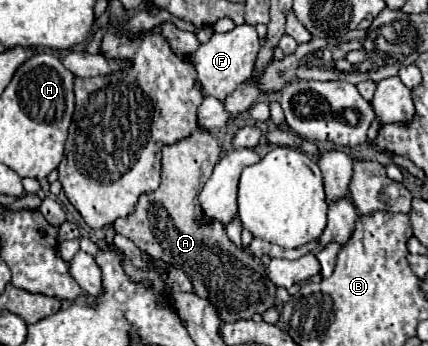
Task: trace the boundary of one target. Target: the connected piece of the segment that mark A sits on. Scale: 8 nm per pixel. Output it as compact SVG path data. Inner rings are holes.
M194 132L194 136L190 136L190 140L180 140L178 144L162 148L160 188L156 192L140 196L136 212L126 218L118 218L114 222L114 228L116 228L116 234L130 238L140 250L148 252L152 258L160 258L160 260L180 268L190 278L190 282L194 286L194 294L208 300L216 308L222 324L230 324L230 322L238 322L238 320L252 320L254 314L264 314L266 310L274 308L276 306L276 286L272 286L272 282L266 278L266 268L262 266L262 262L258 262L244 248L230 242L230 238L226 234L226 226L222 222L210 220L210 222L198 224L198 220L204 216L198 196L200 196L206 180L210 178L216 162L220 160L220 152L222 152L222 148L220 148L218 140L208 132Z

